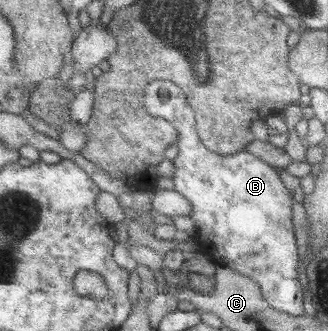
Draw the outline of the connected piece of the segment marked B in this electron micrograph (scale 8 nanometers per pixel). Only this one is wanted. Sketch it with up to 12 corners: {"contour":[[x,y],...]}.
{"contour":[[171,81],[146,106],[180,132],[174,189],[199,251],[305,315],[292,192],[248,151],[221,155]]}

